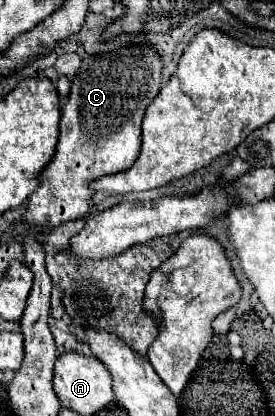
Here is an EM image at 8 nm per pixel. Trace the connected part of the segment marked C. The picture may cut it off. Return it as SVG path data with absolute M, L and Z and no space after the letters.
M121 35L113 43L103 45L99 53L87 55L71 83L71 93L63 105L63 117L59 123L59 143L53 159L39 175L39 187L29 197L27 213L23 221L35 229L49 229L65 221L85 219L93 211L93 187L91 183L101 179L103 175L125 171L135 163L135 157L141 149L141 121L161 89L161 61L159 55L145 45L147 35Z

